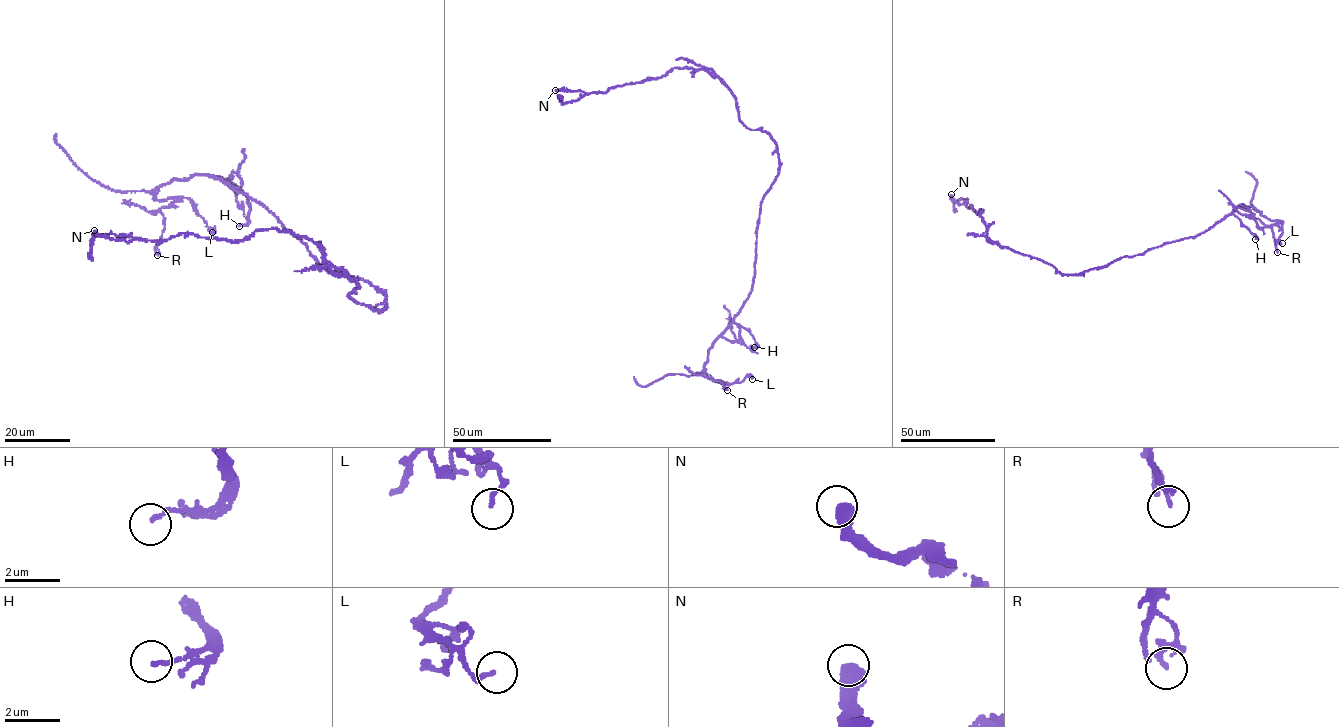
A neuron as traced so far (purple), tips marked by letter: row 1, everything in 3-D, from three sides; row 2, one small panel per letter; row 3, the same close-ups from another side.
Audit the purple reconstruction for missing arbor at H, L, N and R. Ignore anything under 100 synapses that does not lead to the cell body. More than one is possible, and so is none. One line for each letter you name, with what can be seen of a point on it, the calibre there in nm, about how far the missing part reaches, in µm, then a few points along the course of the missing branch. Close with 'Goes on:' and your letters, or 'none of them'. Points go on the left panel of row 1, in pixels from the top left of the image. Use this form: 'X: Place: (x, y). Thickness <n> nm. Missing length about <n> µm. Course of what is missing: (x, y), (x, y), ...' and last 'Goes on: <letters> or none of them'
Goes on: none of them

